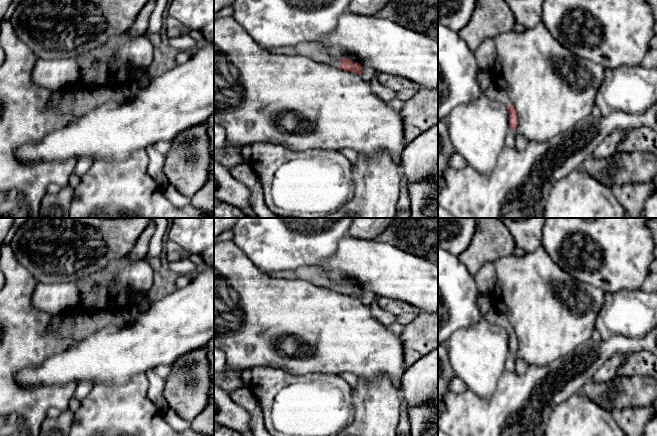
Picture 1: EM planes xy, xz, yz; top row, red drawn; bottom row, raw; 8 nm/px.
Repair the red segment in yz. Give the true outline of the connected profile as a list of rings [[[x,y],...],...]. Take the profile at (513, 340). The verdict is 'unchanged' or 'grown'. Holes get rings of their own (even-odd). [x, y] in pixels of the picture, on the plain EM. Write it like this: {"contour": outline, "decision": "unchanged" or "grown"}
{"contour": [[[492,306],[485,314],[485,318],[492,324],[496,324],[507,331],[509,337],[509,353],[514,354],[518,349],[518,338],[507,316]]], "decision": "grown"}

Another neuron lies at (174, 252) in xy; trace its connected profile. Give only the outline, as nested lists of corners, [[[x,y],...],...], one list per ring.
[[[168,240],[165,244],[166,258],[169,262],[175,262],[183,258],[189,258],[190,253],[172,240]]]

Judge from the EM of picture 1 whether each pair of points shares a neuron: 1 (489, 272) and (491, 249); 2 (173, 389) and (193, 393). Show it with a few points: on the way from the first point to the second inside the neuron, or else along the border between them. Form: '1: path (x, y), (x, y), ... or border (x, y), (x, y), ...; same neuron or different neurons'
1: border (493, 261), (488, 261), (474, 276); different neurons
2: path (178, 389), (184, 389), (188, 393); same neuron

